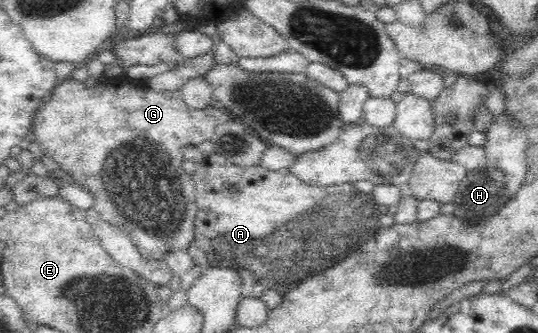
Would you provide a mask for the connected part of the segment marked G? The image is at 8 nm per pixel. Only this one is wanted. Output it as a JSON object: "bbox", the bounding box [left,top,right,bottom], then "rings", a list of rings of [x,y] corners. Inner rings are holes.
{"bbox":[30,76,232,260],"rings":[[[69,76],[59,80],[38,107],[30,138],[38,143],[44,152],[44,159],[55,161],[56,167],[92,193],[93,207],[104,220],[128,233],[142,254],[162,260],[164,253],[174,249],[187,251],[194,242],[194,220],[197,214],[195,185],[192,176],[182,169],[184,147],[210,141],[216,127],[232,120],[226,111],[216,109],[216,105],[198,110],[189,107],[177,90],[155,91],[148,80],[132,83],[106,81],[88,87],[84,82]]]}

